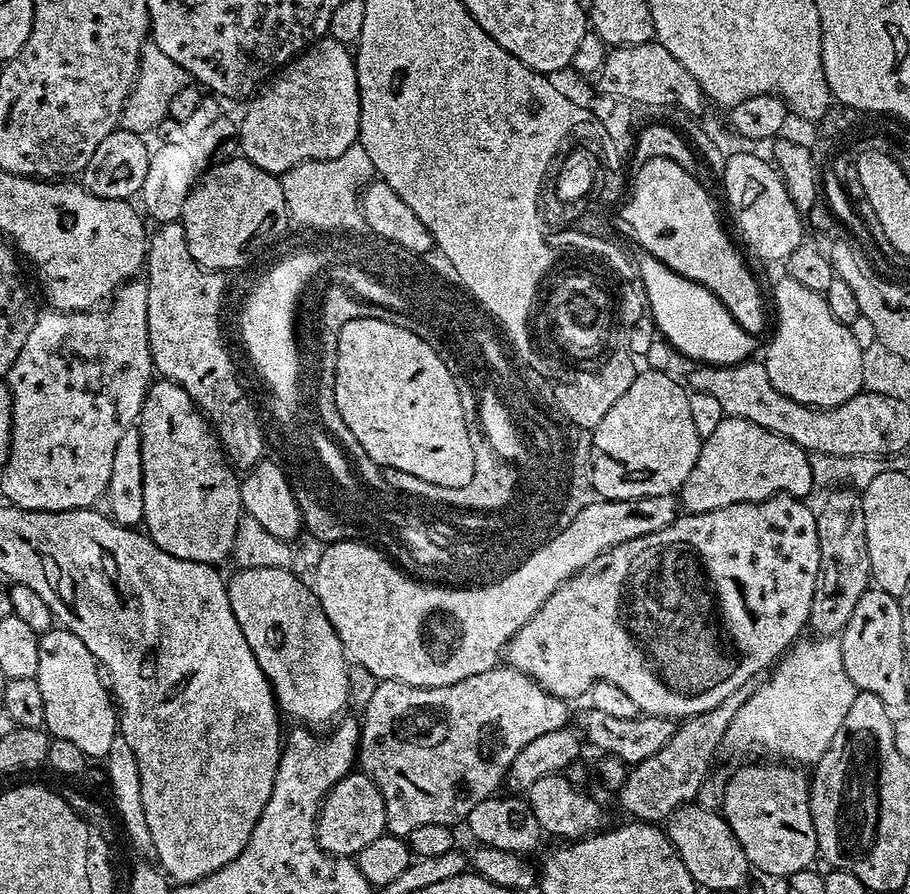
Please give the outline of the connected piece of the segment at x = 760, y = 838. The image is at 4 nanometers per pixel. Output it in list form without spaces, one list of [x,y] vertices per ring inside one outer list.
[[[748,764],[745,768],[740,768],[728,780],[728,785],[724,788],[724,808],[722,807],[722,815],[727,820],[730,830],[734,834],[734,838],[738,838],[738,842],[742,846],[742,850],[746,854],[749,865],[753,869],[756,868],[760,872],[765,872],[768,878],[785,876],[786,874],[794,874],[795,872],[803,872],[813,867],[812,859],[817,859],[818,849],[816,846],[816,831],[814,830],[814,822],[810,814],[810,802],[808,801],[808,785],[809,777],[806,775],[805,769],[800,766],[776,766],[780,768],[763,768],[760,764]]]

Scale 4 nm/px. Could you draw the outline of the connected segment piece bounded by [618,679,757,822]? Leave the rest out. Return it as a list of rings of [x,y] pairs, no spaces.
[[[755,679],[742,682],[734,694],[722,698],[714,710],[702,710],[702,714],[681,719],[676,725],[674,734],[658,754],[650,754],[642,762],[631,765],[624,777],[624,785],[619,788],[620,808],[629,812],[636,822],[664,822],[676,808],[693,803],[712,768],[712,755],[721,751],[724,735],[734,720],[734,714],[742,707],[742,702],[754,694],[757,681]]]

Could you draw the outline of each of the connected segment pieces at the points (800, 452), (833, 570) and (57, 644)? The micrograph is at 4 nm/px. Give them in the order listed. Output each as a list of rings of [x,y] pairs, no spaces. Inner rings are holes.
[[[729,416],[714,434],[703,437],[698,462],[680,487],[679,503],[683,507],[685,504],[689,513],[694,513],[768,500],[781,494],[807,497],[807,492],[814,488],[808,457],[809,453],[794,442],[754,422]]]
[[[848,486],[843,490],[829,491],[825,496],[828,497],[824,505],[816,512],[820,565],[807,627],[816,631],[813,633],[835,637],[843,632],[846,622],[850,622],[850,614],[854,614],[858,598],[862,598],[862,594],[868,591],[872,571],[866,546],[866,522],[861,493]]]
[[[54,626],[40,636],[38,646],[38,686],[42,686],[42,699],[46,702],[46,722],[44,728],[55,738],[66,738],[66,742],[74,742],[78,750],[89,758],[104,758],[110,750],[110,744],[118,734],[118,708],[114,703],[111,691],[102,688],[98,679],[98,662],[90,650],[86,650],[86,642],[78,638],[68,628]]]

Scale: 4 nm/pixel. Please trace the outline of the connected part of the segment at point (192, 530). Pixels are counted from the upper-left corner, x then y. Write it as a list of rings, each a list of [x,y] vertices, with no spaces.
[[[160,378],[148,389],[148,399],[140,411],[138,429],[141,434],[142,468],[144,470],[143,501],[145,503],[143,527],[149,540],[153,540],[166,554],[183,560],[193,560],[213,566],[219,560],[229,559],[236,544],[236,531],[242,519],[240,480],[233,465],[220,446],[211,423],[192,401],[192,396],[181,384]]]

